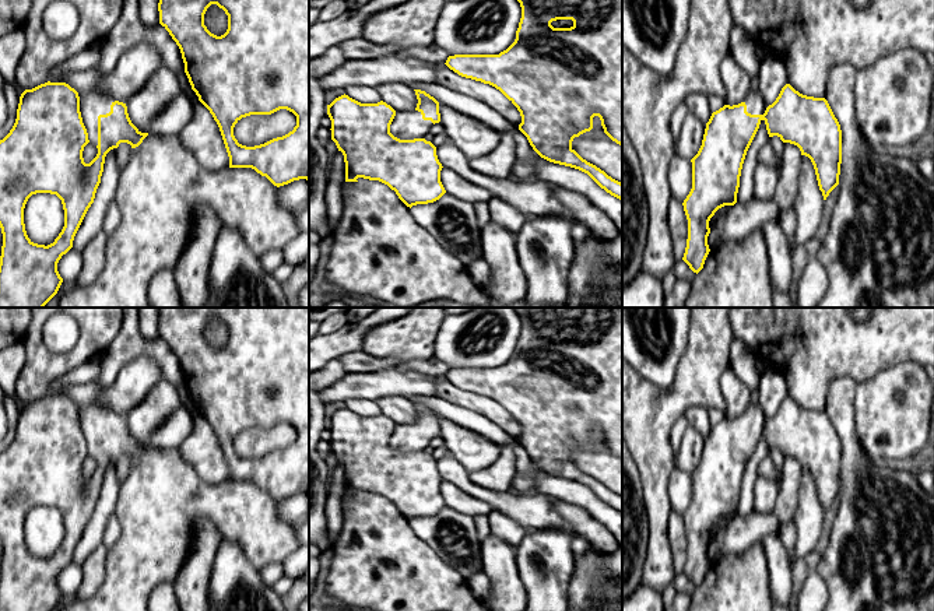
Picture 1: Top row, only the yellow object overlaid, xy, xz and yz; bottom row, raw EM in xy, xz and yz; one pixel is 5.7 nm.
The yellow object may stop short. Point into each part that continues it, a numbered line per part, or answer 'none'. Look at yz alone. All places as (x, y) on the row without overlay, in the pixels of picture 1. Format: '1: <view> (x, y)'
1: yz (755, 418)

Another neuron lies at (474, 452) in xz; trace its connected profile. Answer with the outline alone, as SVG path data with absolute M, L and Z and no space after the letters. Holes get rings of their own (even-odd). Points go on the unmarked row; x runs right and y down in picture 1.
M439 417L440 436L445 446L468 473L488 468L499 454L501 446L443 417Z

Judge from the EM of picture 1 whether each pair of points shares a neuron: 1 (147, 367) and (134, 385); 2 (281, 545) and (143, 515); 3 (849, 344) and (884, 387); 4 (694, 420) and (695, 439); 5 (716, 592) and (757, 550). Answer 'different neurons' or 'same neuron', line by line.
1: same neuron
2: same neuron
3: different neurons
4: different neurons
5: same neuron

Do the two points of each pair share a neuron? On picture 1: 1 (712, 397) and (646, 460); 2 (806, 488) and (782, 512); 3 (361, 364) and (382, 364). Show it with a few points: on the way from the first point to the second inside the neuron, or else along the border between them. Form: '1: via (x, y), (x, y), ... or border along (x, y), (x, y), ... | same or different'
1: via (690, 397), (684, 397), (649, 432), (649, 438) | same
2: border along (803, 469), (799, 506), (792, 520) | different
3: via (367, 364), (376, 364) | same

